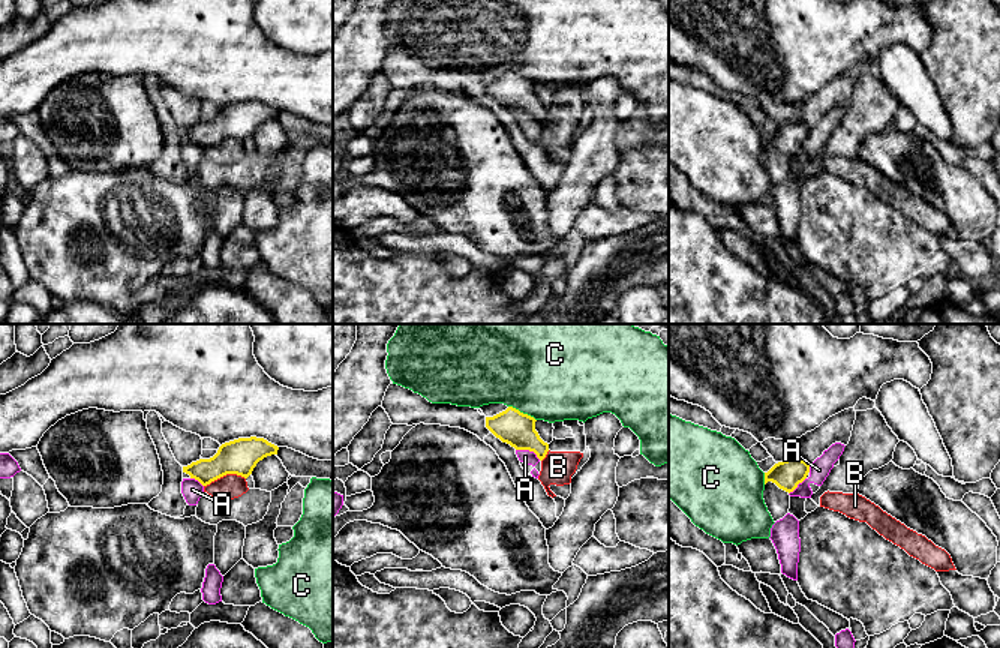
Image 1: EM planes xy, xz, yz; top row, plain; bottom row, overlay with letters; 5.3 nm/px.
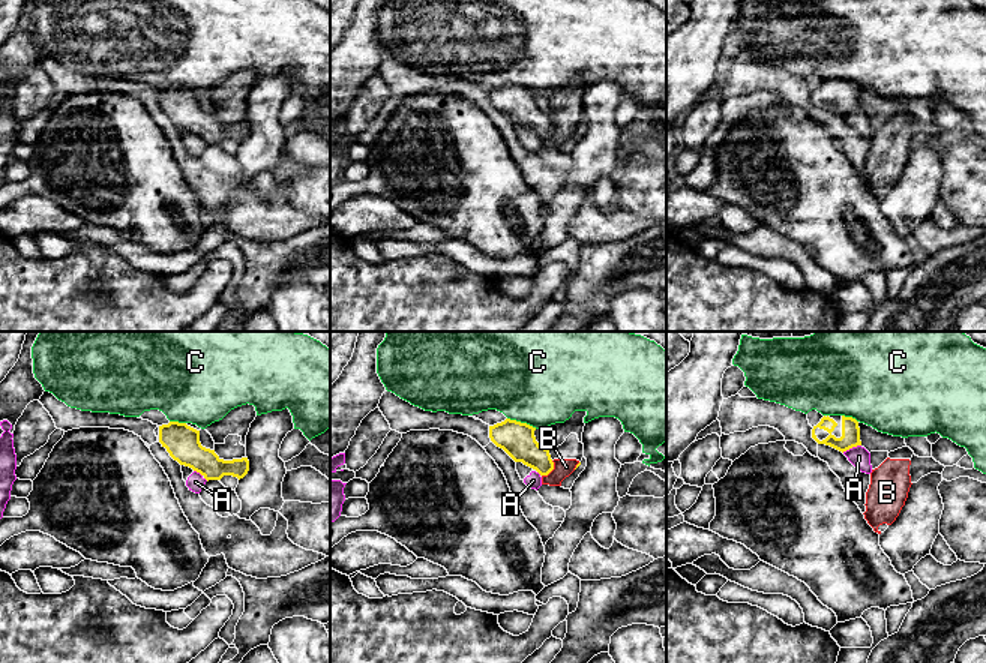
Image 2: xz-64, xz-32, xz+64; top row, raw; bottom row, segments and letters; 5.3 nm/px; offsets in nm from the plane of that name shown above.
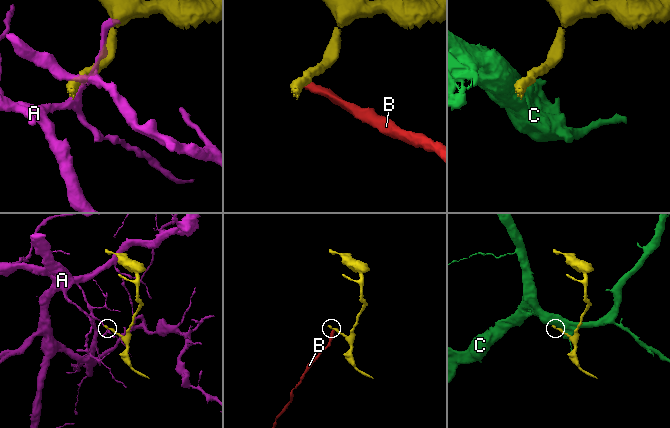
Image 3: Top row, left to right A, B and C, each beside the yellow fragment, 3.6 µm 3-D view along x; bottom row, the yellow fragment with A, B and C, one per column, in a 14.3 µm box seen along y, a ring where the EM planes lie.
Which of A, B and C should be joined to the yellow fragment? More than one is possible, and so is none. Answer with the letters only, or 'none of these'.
none of these

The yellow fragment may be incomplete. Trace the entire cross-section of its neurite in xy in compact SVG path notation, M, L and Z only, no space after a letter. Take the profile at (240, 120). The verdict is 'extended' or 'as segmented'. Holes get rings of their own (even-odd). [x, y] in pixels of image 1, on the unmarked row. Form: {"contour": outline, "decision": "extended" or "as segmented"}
{"contour": "M238 102L222 108L213 122L199 123L183 130L183 136L198 144L202 150L226 138L237 138L247 142L259 124L277 118L277 114L277 110L264 102Z", "decision": "as segmented"}

